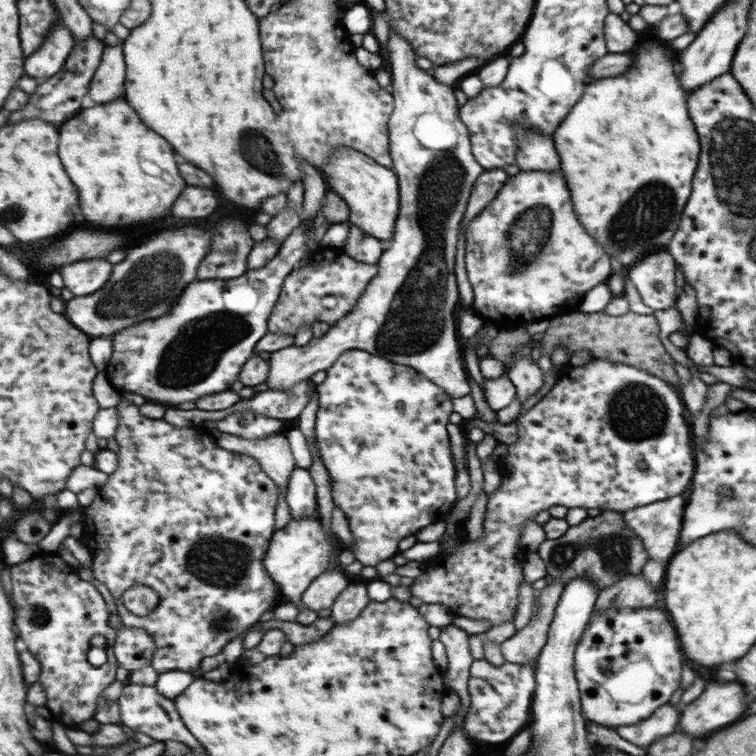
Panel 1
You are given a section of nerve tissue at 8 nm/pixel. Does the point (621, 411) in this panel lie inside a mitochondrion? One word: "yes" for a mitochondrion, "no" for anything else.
yes

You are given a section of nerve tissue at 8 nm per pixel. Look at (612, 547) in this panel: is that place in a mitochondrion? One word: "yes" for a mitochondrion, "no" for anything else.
yes

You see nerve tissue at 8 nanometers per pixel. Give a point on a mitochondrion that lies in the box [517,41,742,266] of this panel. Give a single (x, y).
(652, 206)

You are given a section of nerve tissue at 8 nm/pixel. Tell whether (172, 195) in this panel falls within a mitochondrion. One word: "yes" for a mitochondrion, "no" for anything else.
no

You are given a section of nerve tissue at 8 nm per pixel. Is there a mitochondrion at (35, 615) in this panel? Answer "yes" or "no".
yes

